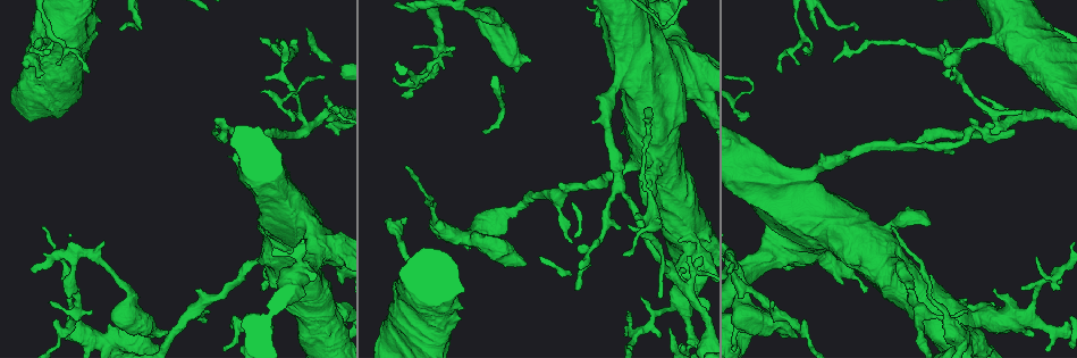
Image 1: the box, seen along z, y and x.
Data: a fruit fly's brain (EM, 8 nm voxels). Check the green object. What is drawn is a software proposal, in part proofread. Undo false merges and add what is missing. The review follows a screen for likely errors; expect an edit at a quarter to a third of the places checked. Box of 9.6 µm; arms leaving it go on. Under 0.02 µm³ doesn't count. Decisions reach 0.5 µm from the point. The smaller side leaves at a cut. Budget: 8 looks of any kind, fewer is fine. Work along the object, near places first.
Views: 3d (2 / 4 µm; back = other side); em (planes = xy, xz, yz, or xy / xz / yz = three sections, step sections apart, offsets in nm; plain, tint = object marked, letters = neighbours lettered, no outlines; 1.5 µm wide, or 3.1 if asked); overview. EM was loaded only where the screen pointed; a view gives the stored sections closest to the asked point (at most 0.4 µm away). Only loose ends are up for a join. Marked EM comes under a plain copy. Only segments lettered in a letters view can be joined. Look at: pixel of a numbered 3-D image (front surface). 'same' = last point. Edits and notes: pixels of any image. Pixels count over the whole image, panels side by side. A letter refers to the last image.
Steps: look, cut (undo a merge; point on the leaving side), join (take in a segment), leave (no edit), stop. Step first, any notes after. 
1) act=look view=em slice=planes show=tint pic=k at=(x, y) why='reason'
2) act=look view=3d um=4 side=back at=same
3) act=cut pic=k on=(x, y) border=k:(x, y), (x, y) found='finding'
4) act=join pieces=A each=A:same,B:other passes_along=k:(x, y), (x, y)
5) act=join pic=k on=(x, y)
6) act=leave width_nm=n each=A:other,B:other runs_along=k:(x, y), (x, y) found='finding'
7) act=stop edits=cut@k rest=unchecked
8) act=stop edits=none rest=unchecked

act=look view=em slice=planes show=tint pic=1 at=(305, 129) why='a fork'

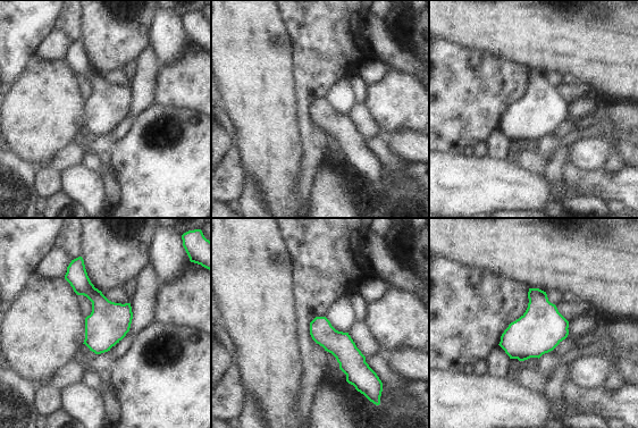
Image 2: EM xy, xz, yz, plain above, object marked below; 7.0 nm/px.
act=look view=em slice=planes show=letters at=same why='see the neighbours'

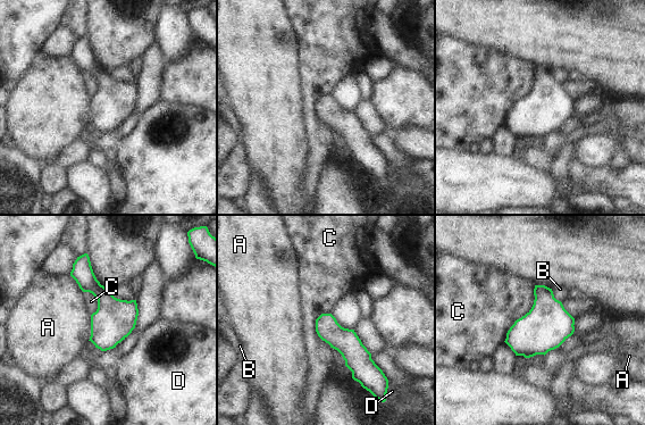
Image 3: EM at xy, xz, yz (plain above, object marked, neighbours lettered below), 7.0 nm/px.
act=leave each=A:other,B:other,C:other,D:other runs_along=3:(318, 322), (368, 367), (374, 367) found='all the same neuron'

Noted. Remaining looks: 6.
act=look view=em slice=xy step=8 show=letters pic=1 at=(693, 341) why='branch point'

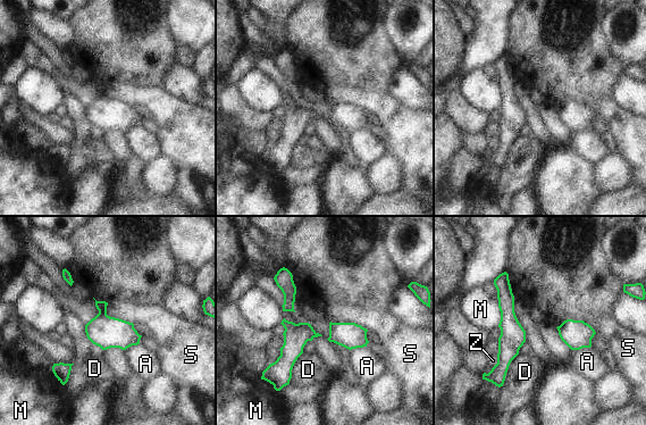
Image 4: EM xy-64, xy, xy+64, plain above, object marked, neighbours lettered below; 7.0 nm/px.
act=leave longest_contact=D:240nm each=A:other,D:other,M:other,S:other,Z:other border=4:(107, 302), (108, 315), (133, 324) found='all the same neuron'

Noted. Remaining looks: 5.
act=look view=em slice=planes show=letters pic=1 at=(832, 59) why='branch stops here'

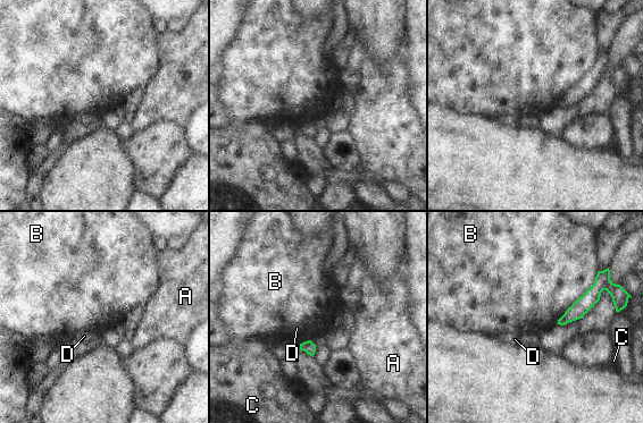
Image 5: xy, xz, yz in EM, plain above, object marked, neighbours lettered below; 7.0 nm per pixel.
act=leave width_nm=90 each=A:other,B:other,C:other,D:other border=5:(598, 270), (594, 282), (556, 323) found='none of them fits'

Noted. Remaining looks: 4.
act=stop edits=none rest=unchecked

